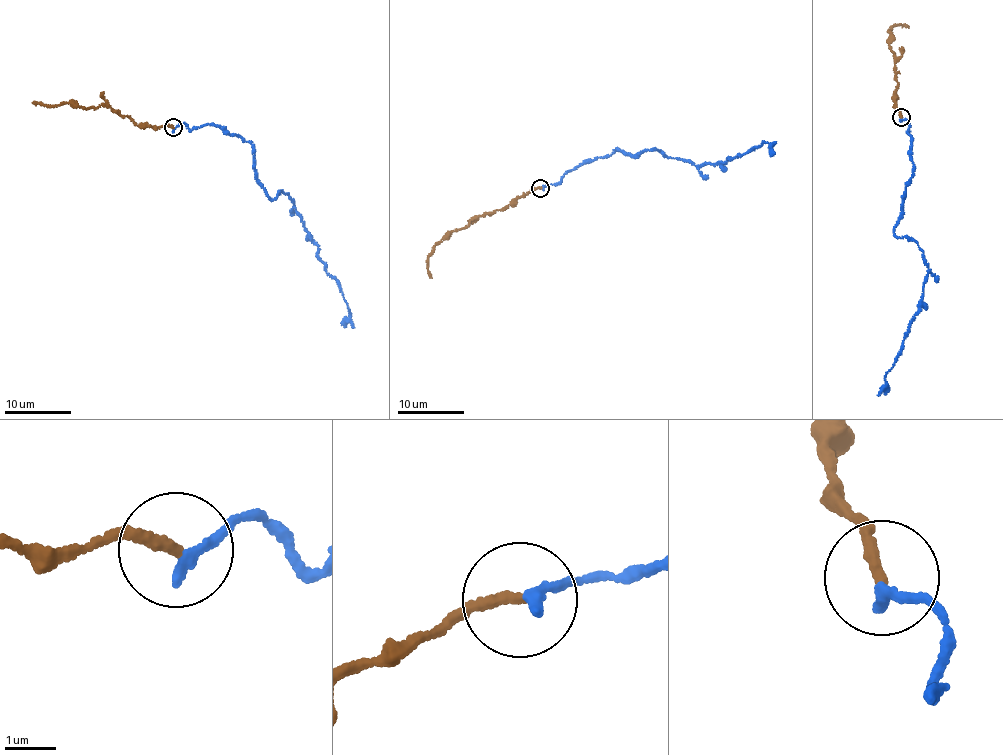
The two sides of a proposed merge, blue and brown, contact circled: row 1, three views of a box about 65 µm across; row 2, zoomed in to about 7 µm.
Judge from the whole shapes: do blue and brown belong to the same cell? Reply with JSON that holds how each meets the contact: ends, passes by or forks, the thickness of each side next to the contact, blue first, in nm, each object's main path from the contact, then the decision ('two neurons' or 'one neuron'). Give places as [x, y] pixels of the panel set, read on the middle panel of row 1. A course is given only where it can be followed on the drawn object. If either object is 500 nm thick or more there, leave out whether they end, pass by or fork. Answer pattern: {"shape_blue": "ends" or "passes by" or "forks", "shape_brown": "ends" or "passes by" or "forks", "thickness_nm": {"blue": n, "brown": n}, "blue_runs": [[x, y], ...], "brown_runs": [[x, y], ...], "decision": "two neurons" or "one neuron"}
{"shape_blue": "ends", "shape_brown": "ends", "thickness_nm": {"blue": 240, "brown": 240}, "blue_runs": [[541, 187], [560, 183], [564, 173], [619, 150], [634, 158], [656, 148], [701, 167], [767, 142], [774, 154]], "brown_runs": [[541, 188], [527, 192], [500, 210], [470, 220], [468, 226], [436, 243], [428, 259], [428, 272], [432, 278]], "decision": "one neuron"}

